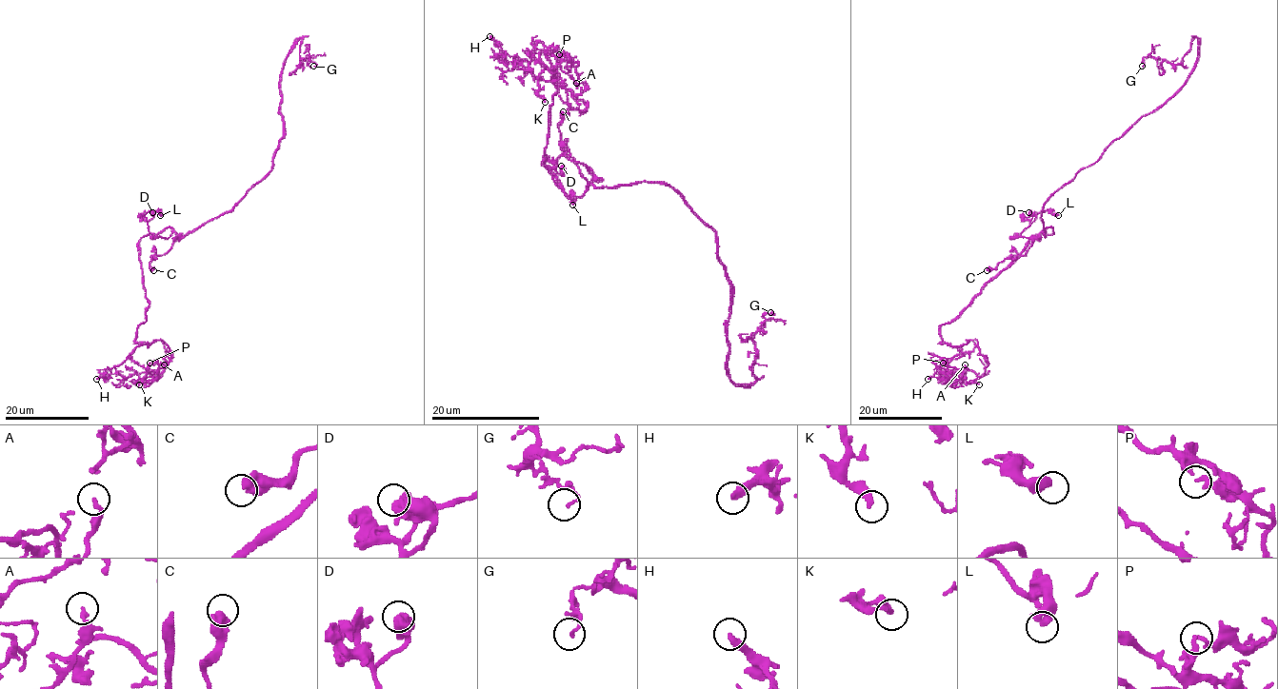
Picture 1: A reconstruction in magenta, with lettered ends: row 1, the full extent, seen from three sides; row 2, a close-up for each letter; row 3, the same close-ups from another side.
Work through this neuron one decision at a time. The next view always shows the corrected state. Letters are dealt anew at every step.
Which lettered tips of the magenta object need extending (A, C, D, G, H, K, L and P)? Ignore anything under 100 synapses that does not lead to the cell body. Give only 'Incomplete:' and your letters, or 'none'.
Incomplete: none

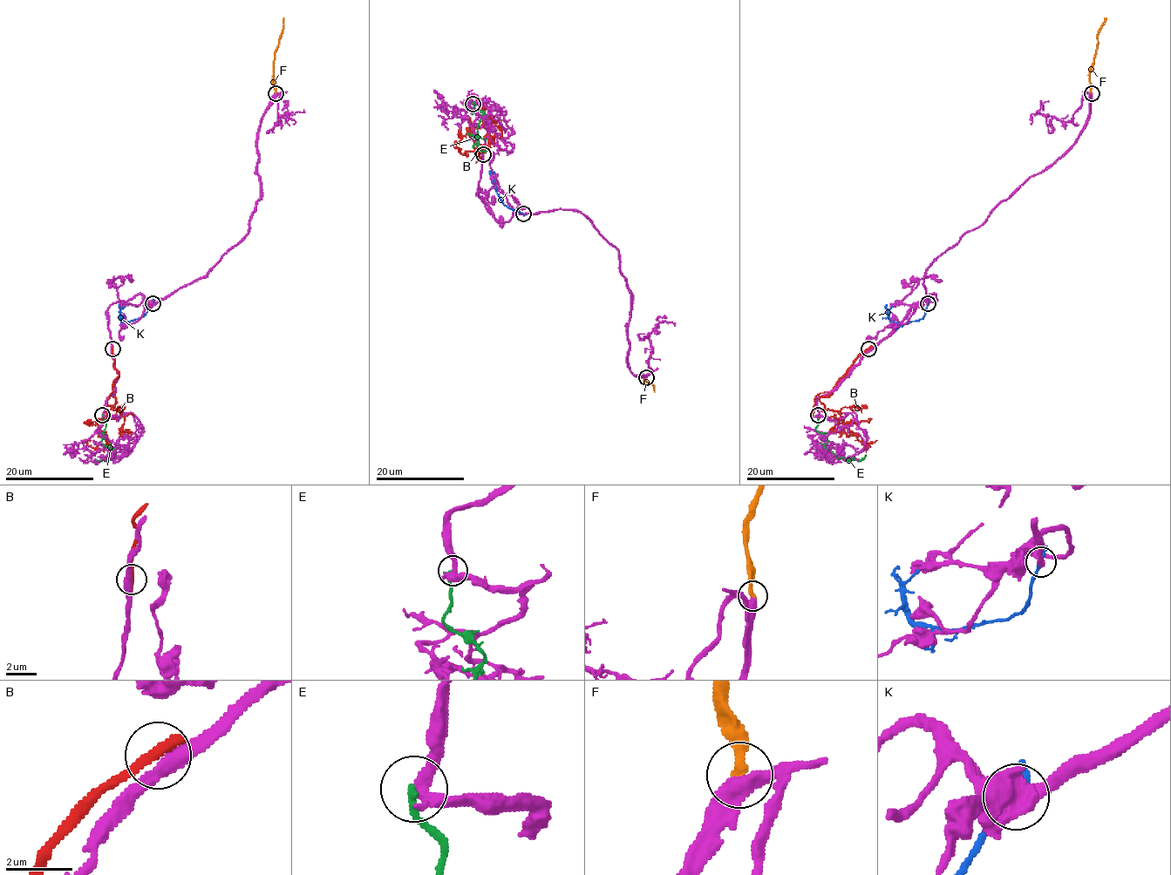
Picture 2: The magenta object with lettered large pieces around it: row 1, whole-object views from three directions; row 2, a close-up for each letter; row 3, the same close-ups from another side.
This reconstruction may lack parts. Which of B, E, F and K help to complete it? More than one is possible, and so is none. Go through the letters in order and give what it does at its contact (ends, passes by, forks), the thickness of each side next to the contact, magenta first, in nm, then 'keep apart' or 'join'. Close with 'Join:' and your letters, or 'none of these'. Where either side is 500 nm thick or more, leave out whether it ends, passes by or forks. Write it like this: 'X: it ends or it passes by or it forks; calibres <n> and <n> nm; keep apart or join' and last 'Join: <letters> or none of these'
B: it ends; calibres 440 and 320 nm; keep apart
E: it ends; calibres 280 and 200 nm; keep apart
F: it ends; calibres 420 and 300 nm; join
K: it ends; calibres 280 and 260 nm; keep apart
Join: F

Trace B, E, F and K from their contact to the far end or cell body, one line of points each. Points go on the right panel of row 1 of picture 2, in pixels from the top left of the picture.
B: (869, 349), (820, 402), (821, 410), (836, 410), (845, 432), (865, 449), (863, 440)
E: (819, 415), (815, 429), (826, 437), (824, 447), (837, 457), (861, 460), (865, 454)
F: (1091, 94), (1090, 68), (1099, 30), (1106, 17)
K: (928, 303), (921, 319), (907, 323), (894, 322), (890, 319), (888, 310), (892, 306)

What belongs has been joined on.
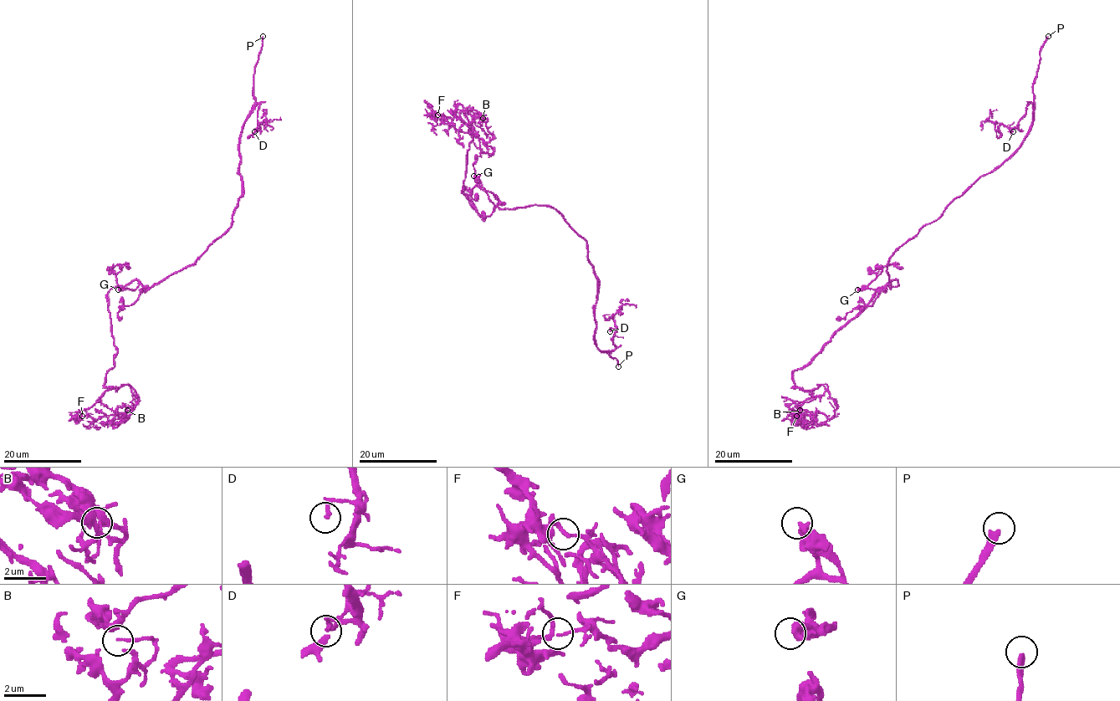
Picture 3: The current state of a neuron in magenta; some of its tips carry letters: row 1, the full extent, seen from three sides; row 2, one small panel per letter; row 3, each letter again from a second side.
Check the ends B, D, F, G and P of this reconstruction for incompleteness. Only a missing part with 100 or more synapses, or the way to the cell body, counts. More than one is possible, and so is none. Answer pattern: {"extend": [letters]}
{"extend": ["P"]}

